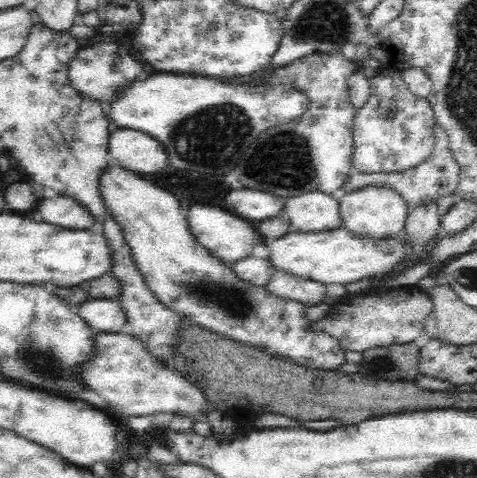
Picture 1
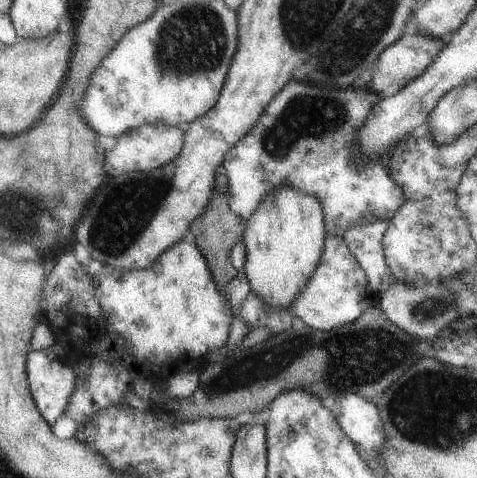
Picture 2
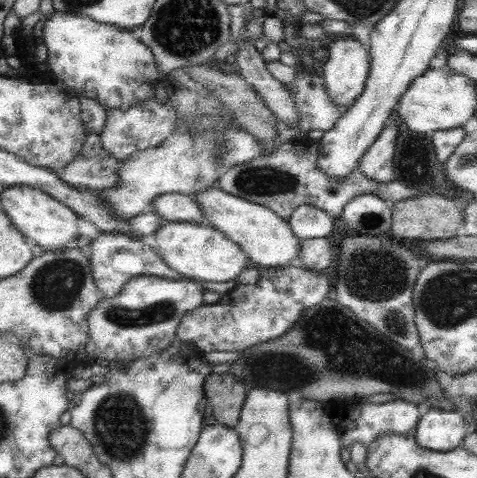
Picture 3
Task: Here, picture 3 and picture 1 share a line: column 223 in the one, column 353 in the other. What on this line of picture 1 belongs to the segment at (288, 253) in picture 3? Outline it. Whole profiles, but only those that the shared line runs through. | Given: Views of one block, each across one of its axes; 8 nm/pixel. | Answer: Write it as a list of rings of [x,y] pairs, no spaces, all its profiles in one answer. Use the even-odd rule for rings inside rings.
[[[368,186],[368,188],[346,194],[338,202],[338,212],[340,212],[338,228],[352,232],[352,236],[368,238],[368,240],[396,240],[396,238],[402,238],[410,208],[406,200],[392,188],[370,188]]]

